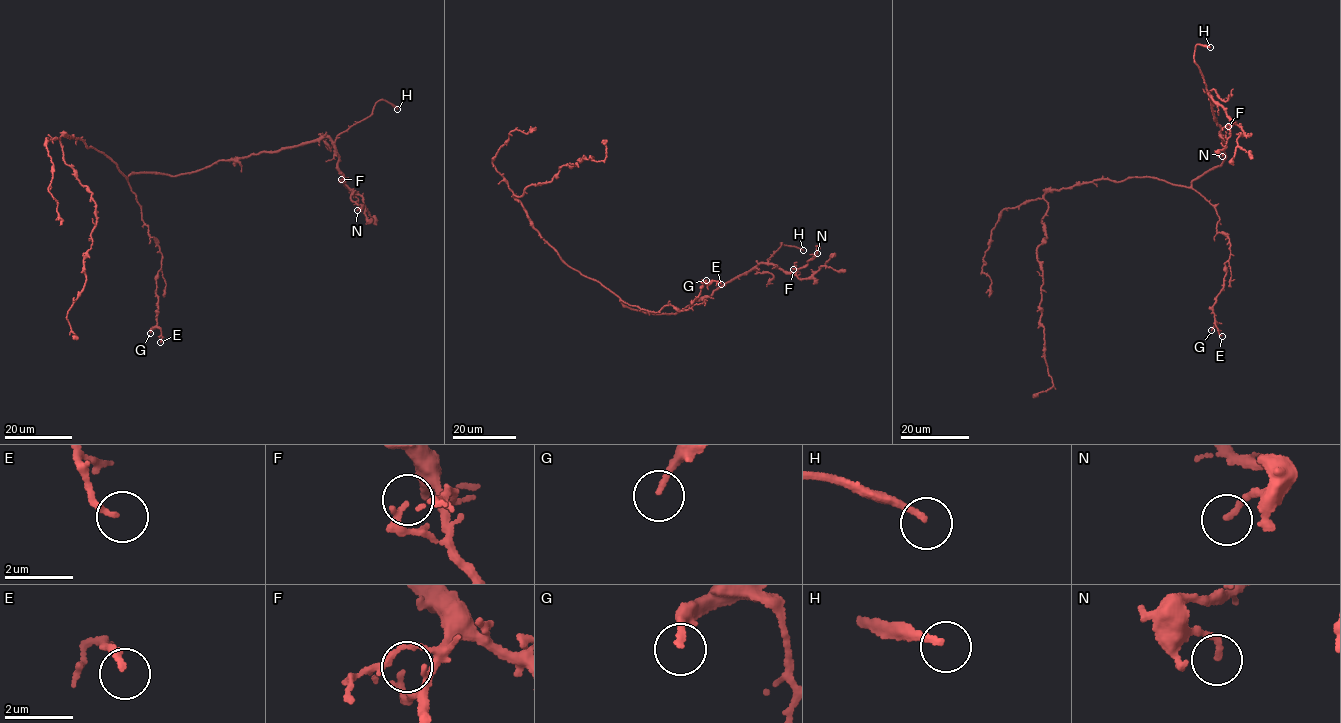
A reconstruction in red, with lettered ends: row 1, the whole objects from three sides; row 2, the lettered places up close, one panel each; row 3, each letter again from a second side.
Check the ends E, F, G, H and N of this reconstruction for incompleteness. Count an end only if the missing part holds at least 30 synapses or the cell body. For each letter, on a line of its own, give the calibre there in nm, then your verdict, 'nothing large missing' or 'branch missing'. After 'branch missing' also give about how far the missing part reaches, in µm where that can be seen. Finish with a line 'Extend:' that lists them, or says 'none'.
E: 170 nm | nothing large missing
F: 200 nm | nothing large missing
G: 160 nm | branch missing | 25 µm
H: 190 nm | branch missing | 10 µm
N: 150 nm | nothing large missing
Extend: G, H

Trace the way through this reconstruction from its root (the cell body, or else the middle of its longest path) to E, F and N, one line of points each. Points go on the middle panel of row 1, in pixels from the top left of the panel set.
E: (586, 277), (627, 303), (656, 312), (665, 305), (687, 309), (702, 284), (721, 284)
F: (586, 277), (609, 289), (626, 307), (670, 314), (709, 297), (761, 263), (785, 271), (793, 269)
N: (586, 277), (609, 289), (630, 308), (675, 313), (761, 263), (795, 272), (807, 264), (818, 249), (817, 253)

